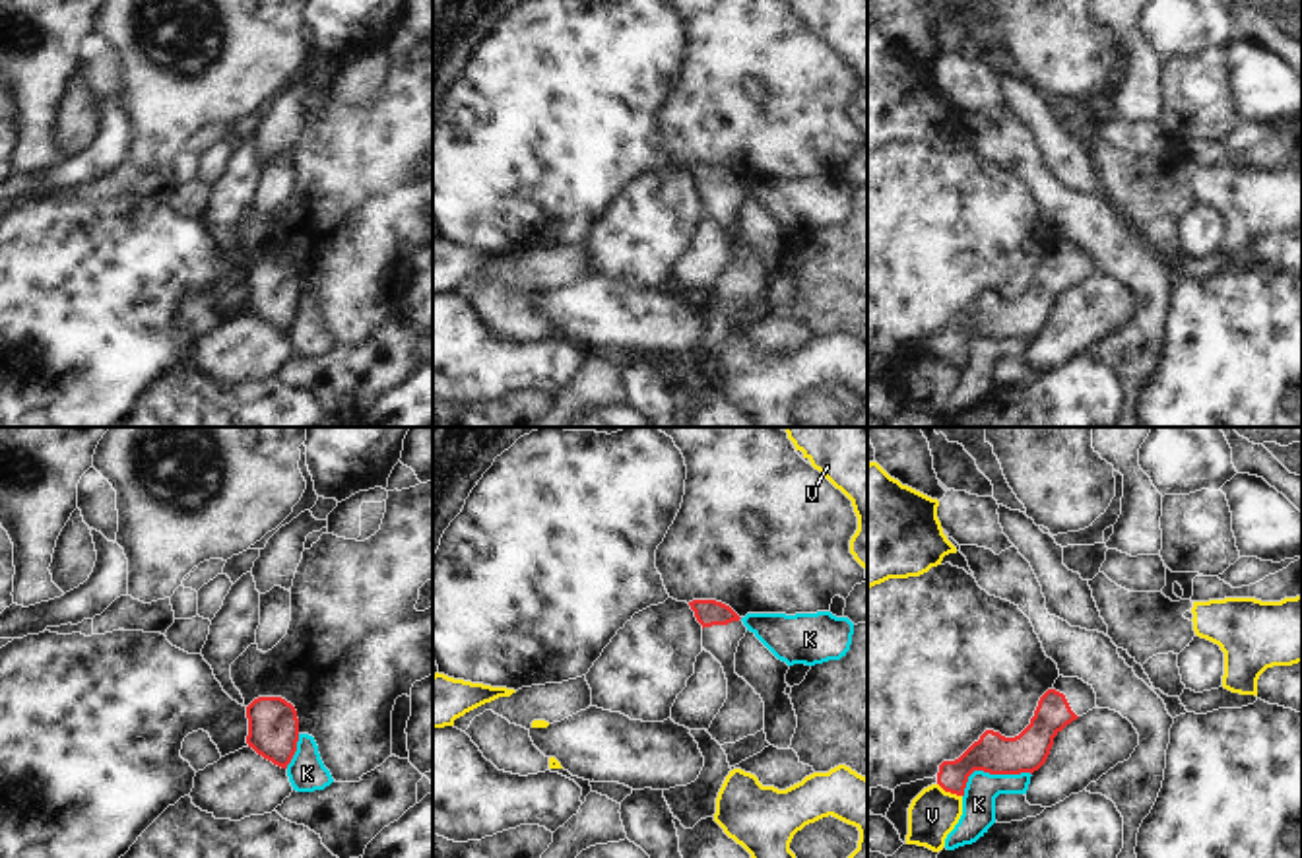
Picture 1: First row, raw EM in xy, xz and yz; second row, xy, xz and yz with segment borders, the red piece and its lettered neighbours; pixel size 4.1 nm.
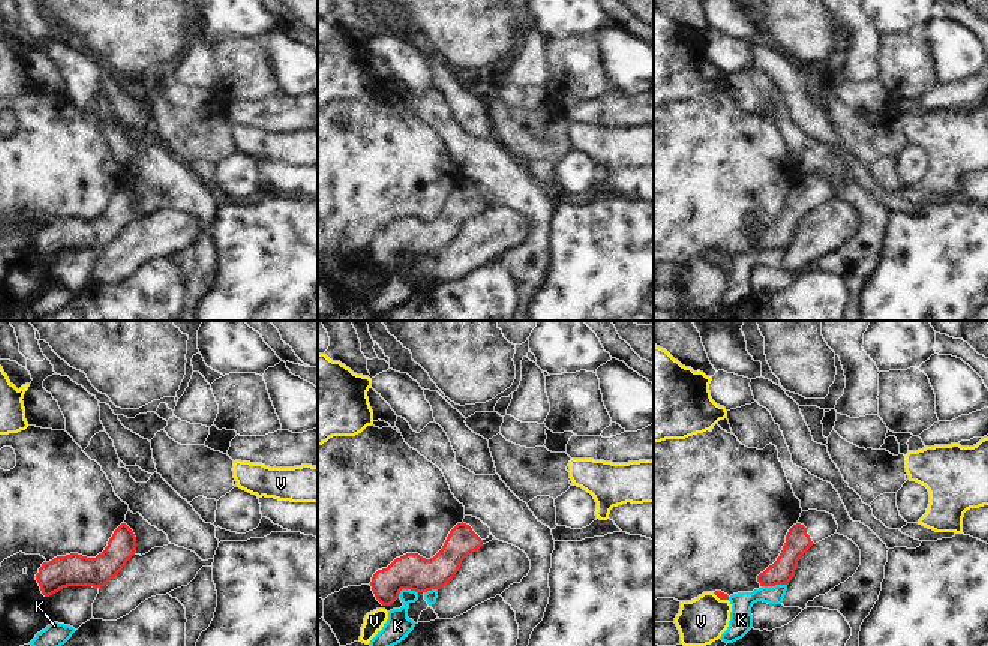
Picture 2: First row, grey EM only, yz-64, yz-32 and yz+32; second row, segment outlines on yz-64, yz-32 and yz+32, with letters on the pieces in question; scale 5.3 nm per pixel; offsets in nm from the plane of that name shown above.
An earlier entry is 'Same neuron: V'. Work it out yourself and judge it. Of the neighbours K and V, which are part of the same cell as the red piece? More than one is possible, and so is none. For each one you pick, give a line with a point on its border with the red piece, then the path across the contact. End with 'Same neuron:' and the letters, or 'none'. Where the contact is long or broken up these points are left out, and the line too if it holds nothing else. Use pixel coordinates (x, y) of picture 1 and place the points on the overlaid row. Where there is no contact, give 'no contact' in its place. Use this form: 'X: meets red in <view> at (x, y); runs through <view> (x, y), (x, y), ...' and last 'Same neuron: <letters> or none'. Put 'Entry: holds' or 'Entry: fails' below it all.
Same neuron: none
Entry: fails

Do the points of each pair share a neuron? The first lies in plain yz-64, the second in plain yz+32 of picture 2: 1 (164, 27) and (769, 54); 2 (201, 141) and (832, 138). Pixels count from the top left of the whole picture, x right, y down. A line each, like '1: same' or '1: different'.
1: different
2: different

